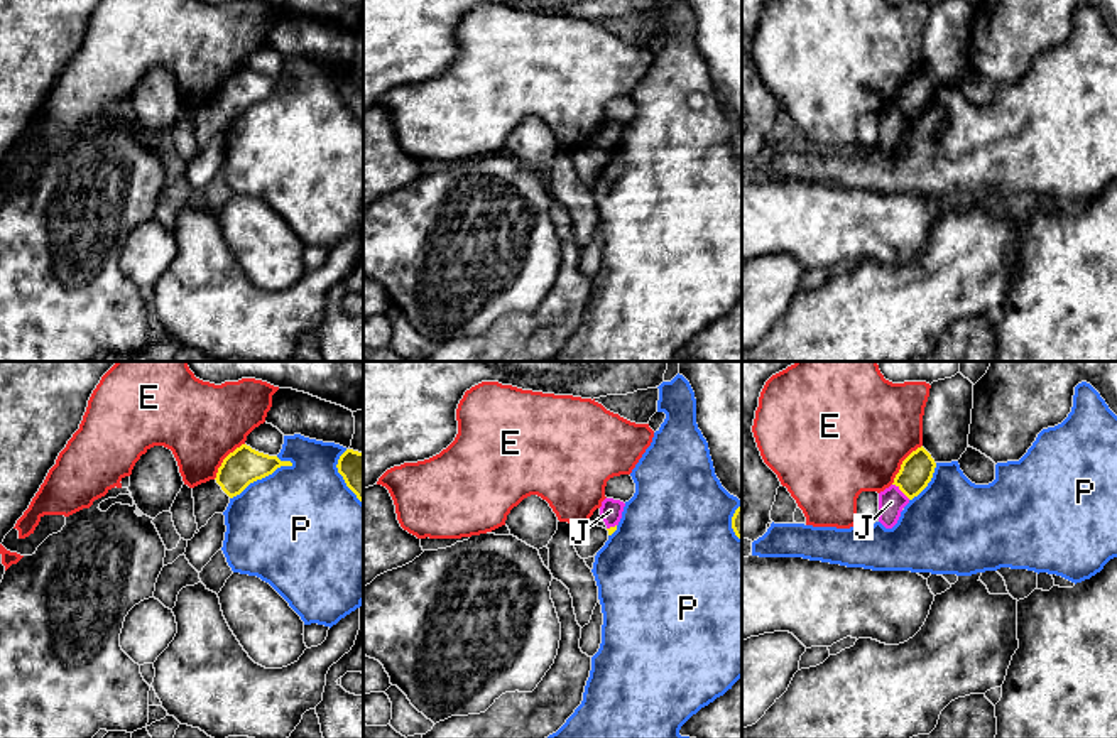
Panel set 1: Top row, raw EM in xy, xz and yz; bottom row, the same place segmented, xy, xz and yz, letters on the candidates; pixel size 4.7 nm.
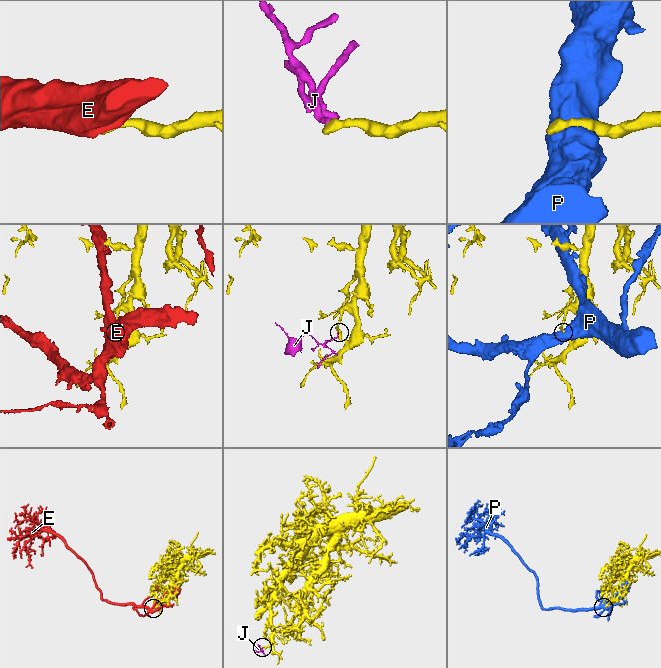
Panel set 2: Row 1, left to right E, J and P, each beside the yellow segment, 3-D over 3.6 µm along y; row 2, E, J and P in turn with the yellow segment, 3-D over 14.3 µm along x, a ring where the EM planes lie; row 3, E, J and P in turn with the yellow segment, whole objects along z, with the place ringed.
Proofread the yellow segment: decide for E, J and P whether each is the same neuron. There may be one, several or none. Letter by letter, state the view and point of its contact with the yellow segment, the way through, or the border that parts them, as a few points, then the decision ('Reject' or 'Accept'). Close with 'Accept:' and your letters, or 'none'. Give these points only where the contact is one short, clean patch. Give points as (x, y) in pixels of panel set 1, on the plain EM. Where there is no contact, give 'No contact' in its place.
E: Touches yellow at yz (903, 85). Boundary: yz (921, 66), (903, 83), (891, 105). Reject
J: Touches yellow at yz (901, 112). Boundary: yz (893, 105), (909, 120). Reject
P: Touches yellow at xy (261, 100). Reject
Accept: none

